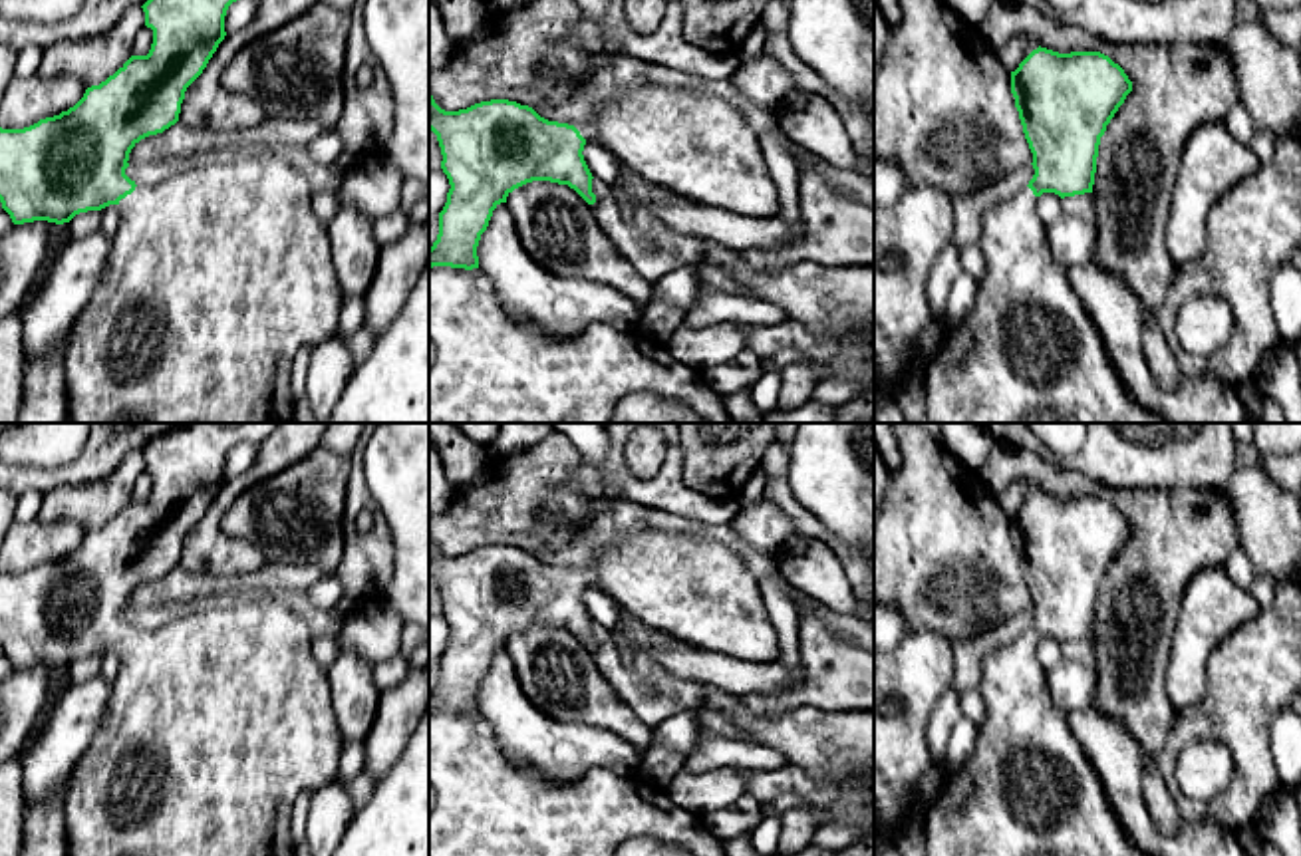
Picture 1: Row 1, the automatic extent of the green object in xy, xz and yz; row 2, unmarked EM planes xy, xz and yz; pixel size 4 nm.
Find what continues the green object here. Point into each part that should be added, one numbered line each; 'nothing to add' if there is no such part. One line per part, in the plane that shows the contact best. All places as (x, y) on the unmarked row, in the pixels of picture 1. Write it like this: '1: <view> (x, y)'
1: xy (217, 721)

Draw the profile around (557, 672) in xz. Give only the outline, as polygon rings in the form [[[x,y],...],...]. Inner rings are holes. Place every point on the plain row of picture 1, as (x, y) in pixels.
[[[526,628],[506,642],[518,685],[546,717],[608,729],[616,741],[648,751],[651,727],[600,673],[592,651],[568,630]]]

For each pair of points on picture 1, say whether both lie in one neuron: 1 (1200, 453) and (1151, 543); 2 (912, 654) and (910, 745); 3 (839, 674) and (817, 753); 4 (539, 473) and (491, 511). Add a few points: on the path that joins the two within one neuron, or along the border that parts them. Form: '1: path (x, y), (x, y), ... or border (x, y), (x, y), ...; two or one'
1: border (1220, 489), (1137, 491); two
2: path (912, 676), (910, 723); one
3: border (853, 708), (837, 712), (793, 708), (781, 713); two
4: path (527, 485), (503, 509); one

